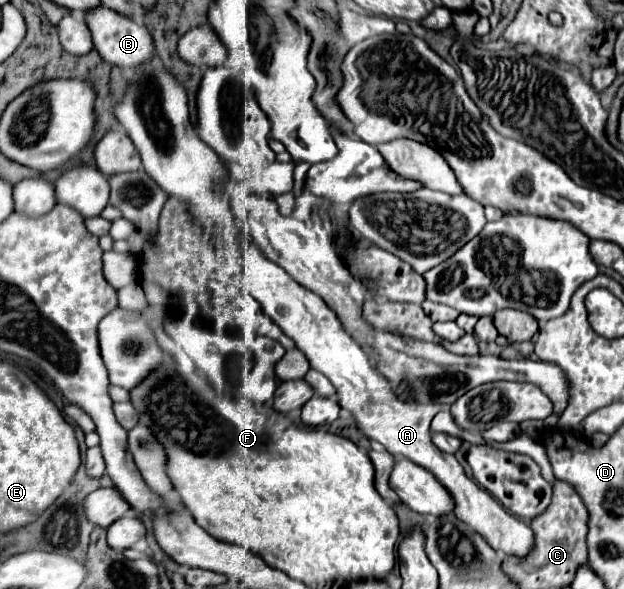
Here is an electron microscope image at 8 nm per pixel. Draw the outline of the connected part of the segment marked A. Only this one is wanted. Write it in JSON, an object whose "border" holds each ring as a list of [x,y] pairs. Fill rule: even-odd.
{"border":[[[247,242],[241,254],[241,284],[243,288],[261,304],[263,312],[281,326],[281,330],[295,342],[295,346],[307,356],[313,370],[325,374],[337,390],[339,404],[347,412],[353,414],[357,428],[371,440],[381,442],[393,456],[405,456],[415,464],[427,468],[443,486],[447,486],[455,498],[455,514],[477,534],[483,534],[487,544],[493,550],[501,550],[507,556],[527,558],[535,548],[533,530],[511,516],[501,504],[487,494],[481,486],[477,486],[471,478],[465,476],[463,466],[455,460],[455,456],[437,450],[431,444],[431,418],[443,408],[441,404],[405,404],[399,398],[391,396],[391,384],[375,370],[367,352],[345,332],[339,322],[335,310],[317,298],[315,292],[297,284],[281,266],[271,262],[255,242]]]}

